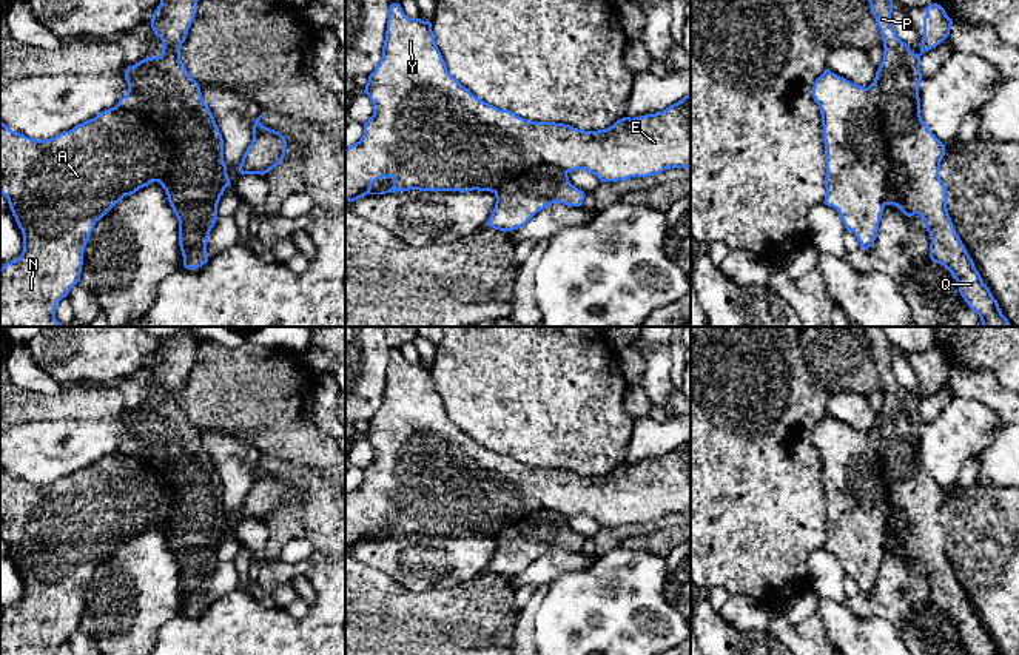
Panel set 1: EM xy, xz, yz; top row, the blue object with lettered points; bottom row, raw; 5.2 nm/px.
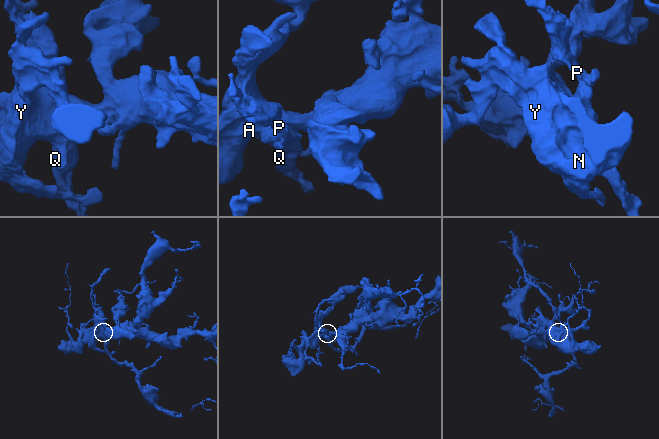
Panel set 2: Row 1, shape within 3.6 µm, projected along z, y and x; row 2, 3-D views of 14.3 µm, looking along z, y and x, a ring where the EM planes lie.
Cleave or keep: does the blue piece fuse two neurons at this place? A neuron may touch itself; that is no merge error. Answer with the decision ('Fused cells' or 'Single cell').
Fused cells

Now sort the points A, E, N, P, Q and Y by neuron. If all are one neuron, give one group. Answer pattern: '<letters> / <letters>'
A E N Y / P Q

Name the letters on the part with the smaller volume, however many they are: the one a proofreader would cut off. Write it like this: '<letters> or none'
P, Q

